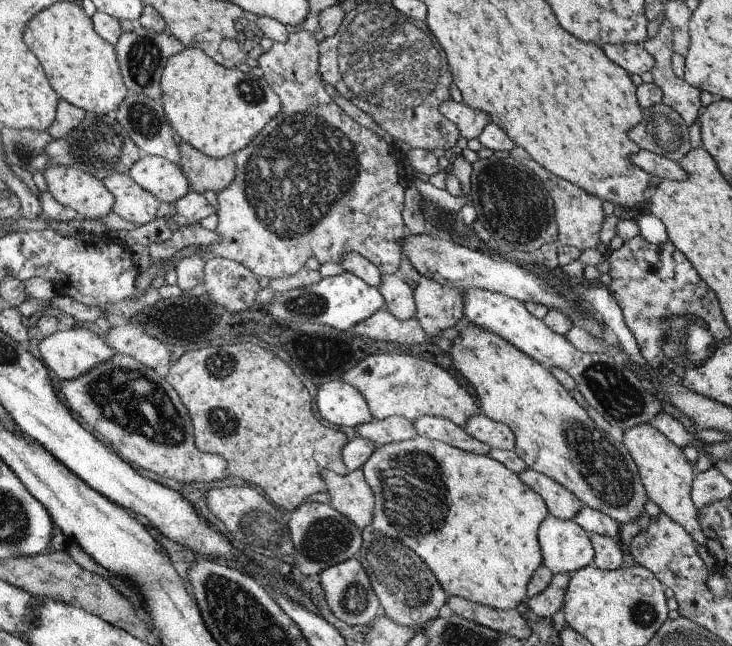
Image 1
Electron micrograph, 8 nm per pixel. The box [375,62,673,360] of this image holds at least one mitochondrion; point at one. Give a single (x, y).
(508, 199)

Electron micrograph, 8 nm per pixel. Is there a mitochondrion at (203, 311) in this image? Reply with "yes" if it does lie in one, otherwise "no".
no

